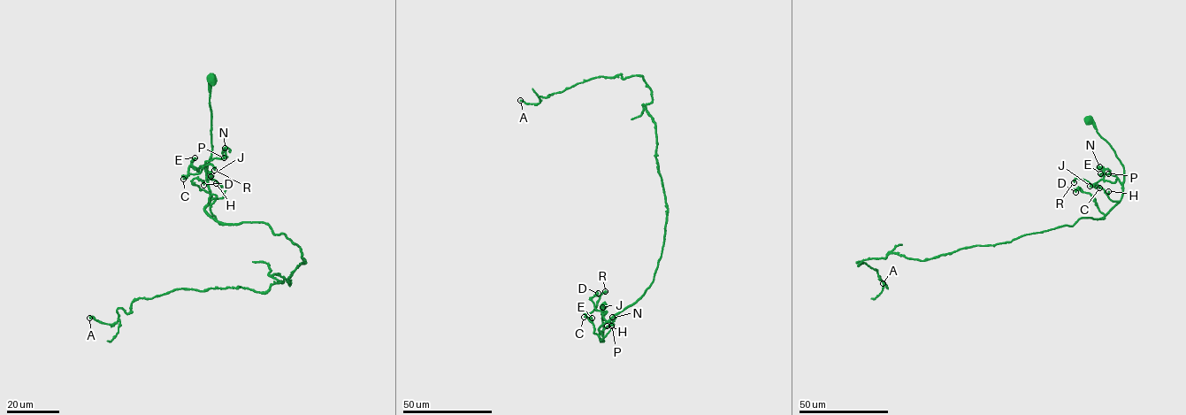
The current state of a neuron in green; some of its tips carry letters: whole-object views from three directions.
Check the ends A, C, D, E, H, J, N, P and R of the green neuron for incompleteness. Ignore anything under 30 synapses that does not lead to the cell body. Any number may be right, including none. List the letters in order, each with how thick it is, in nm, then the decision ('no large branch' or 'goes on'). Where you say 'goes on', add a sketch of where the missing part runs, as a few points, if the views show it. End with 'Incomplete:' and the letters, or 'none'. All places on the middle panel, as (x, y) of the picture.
A: calibre 400 nm; no large branch
C: calibre 170 nm; no large branch
D: calibre 150 nm; no large branch
E: calibre 90 nm; no large branch
H: calibre 160 nm; no large branch
J: calibre 280 nm; no large branch
N: calibre 280 nm; no large branch
P: calibre 130 nm; no large branch
R: calibre 200 nm; no large branch
Incomplete: none

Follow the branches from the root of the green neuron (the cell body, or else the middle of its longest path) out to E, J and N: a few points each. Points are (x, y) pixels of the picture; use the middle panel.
E: (604, 306), (603, 341), (594, 333), (589, 319), (592, 318)
J: (604, 306), (603, 341), (600, 341), (613, 325), (602, 318), (602, 307)
N: (604, 306), (603, 341), (600, 341), (599, 334), (615, 315), (612, 317)

